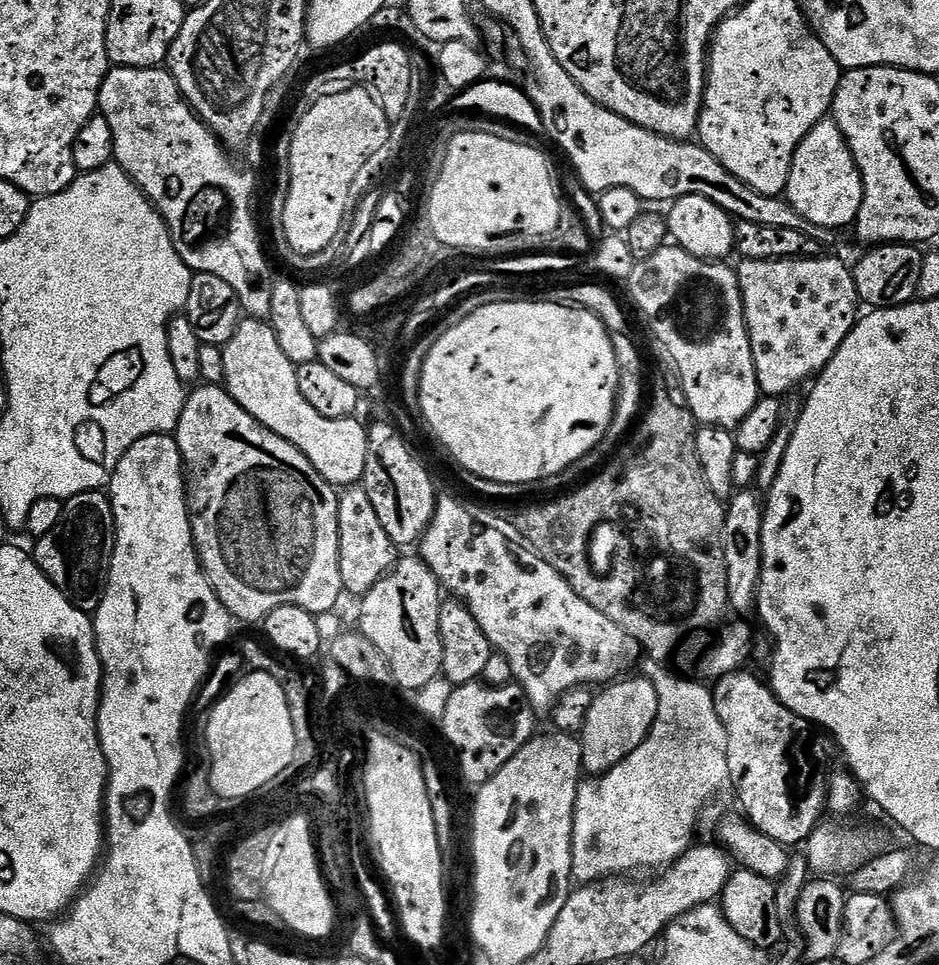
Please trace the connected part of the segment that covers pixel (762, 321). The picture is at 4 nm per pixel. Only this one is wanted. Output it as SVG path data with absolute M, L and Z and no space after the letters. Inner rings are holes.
M827 254L802 256L799 260L739 261L736 277L740 283L744 317L750 334L754 370L763 395L787 397L787 392L794 391L799 384L807 385L819 376L830 358L834 358L838 346L842 346L858 319L858 297L852 273L849 265L847 268L842 261Z

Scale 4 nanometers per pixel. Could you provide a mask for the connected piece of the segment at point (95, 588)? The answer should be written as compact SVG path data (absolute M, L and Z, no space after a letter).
M97 490L65 500L58 526L54 526L50 534L39 537L35 544L34 559L46 578L66 593L78 610L95 613L100 599L104 597L104 587L108 585L108 571L116 545L116 519L112 513L111 499Z

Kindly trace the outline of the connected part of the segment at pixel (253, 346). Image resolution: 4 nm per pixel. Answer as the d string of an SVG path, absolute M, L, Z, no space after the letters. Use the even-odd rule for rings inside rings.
M251 318L241 319L235 334L230 338L224 349L224 384L229 394L234 397L263 428L270 429L274 434L290 442L304 457L312 463L314 470L326 478L326 482L337 490L359 485L364 479L366 470L366 446L368 445L368 428L359 424L359 419L331 420L322 418L306 398L298 390L298 374L296 365L282 354L282 346L278 346L278 338L274 338L271 323Z

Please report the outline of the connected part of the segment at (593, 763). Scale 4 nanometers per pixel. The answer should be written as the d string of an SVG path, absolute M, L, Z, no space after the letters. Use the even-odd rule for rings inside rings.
M621 678L605 687L604 692L595 697L590 706L590 714L586 714L586 722L578 739L584 751L584 768L592 774L603 774L622 762L631 752L638 750L642 742L650 734L652 721L656 719L656 711L660 705L660 694L657 685L648 680L628 680Z

